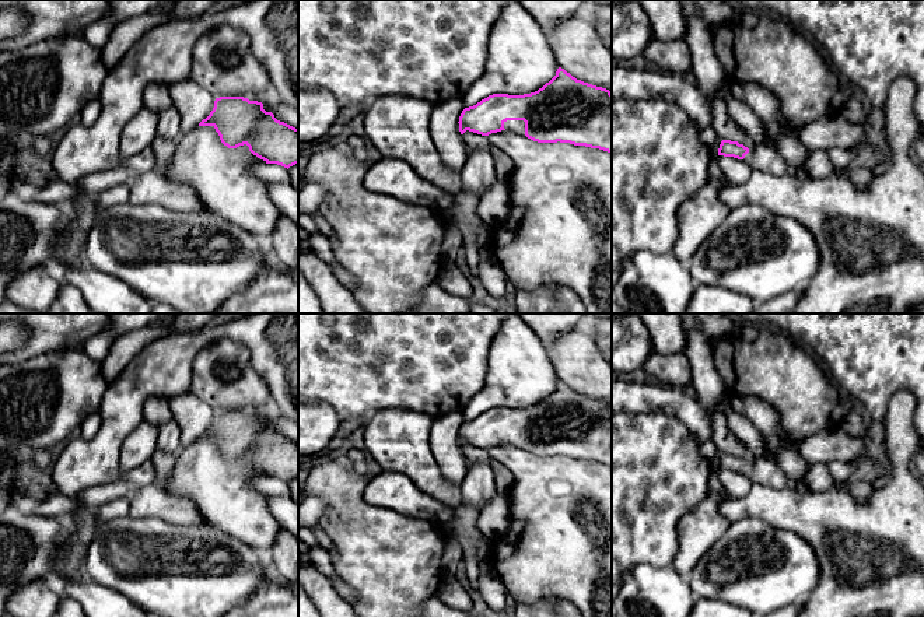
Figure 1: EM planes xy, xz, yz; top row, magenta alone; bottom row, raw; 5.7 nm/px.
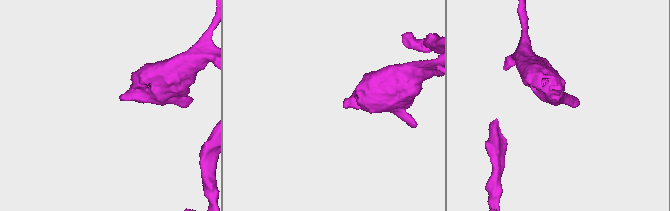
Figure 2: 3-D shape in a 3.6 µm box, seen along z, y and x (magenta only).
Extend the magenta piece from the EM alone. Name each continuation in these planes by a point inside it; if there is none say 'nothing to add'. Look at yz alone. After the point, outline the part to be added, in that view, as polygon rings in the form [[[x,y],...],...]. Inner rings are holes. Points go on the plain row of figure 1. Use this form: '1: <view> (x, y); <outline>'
1: yz (767, 473); [[[755,460],[749,463],[743,474],[752,481],[776,490],[783,490],[791,484],[784,471],[774,463],[767,460]]]

